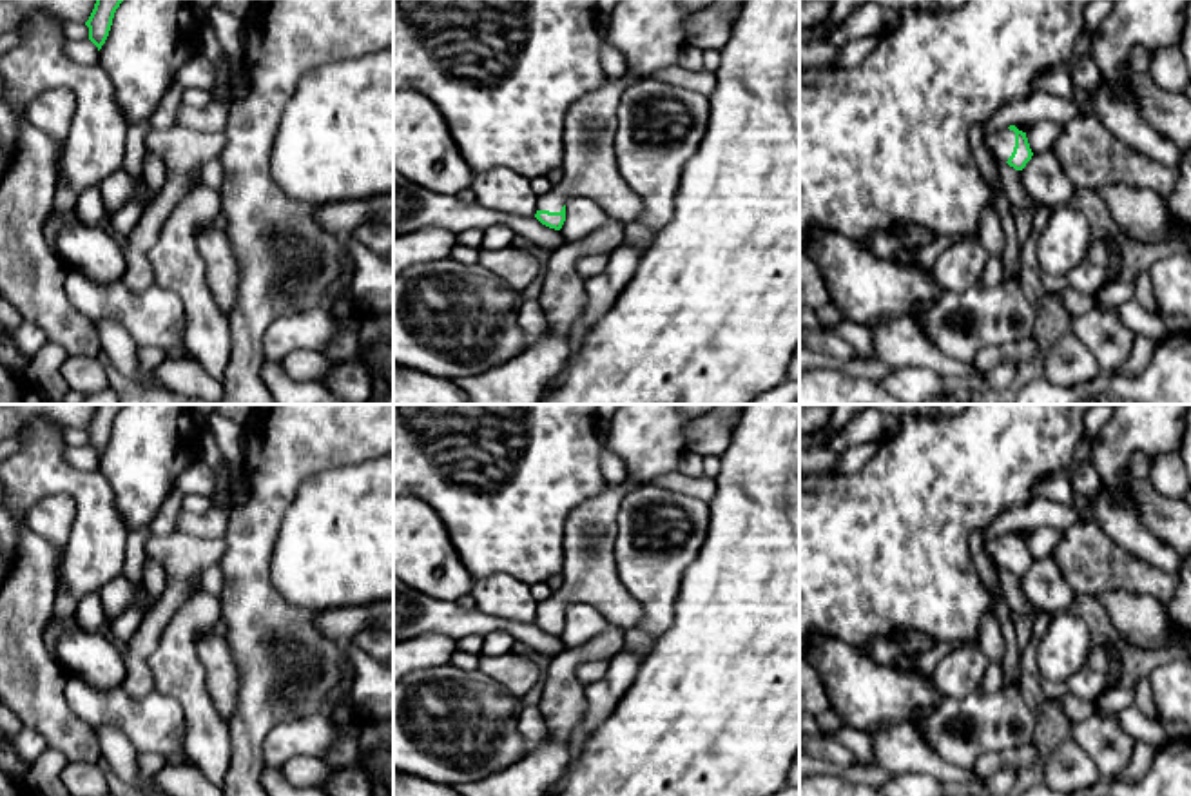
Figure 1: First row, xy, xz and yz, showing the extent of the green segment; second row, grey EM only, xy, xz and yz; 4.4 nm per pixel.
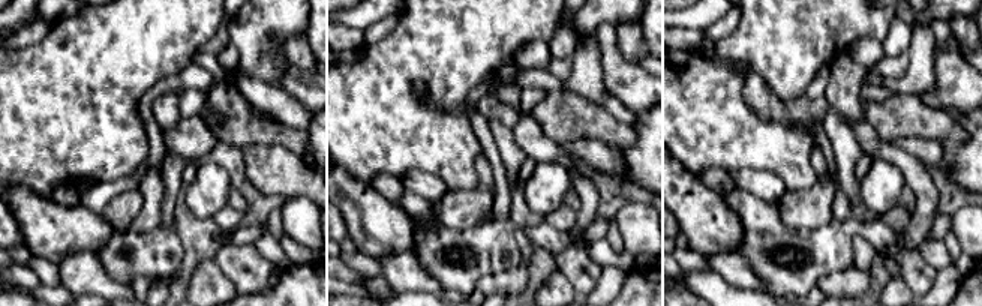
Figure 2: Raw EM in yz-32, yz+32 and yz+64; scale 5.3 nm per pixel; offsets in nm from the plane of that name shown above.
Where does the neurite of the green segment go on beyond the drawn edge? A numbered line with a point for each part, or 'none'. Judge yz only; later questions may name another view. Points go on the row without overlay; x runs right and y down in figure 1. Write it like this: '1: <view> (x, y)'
1: yz (1001, 550)

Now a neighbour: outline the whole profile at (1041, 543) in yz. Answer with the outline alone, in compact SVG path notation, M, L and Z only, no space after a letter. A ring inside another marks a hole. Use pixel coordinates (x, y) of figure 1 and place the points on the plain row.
M1037 528L1030 531L1026 544L1033 560L1050 558L1051 551L1062 537L1060 529L1055 528Z

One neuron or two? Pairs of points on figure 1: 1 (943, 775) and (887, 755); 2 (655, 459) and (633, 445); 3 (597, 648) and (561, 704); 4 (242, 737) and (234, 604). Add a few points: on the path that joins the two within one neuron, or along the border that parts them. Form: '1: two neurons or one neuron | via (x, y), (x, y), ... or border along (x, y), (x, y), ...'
1: one neuron | via (929, 762), (914, 755), (901, 755)
2: one neuron | via (649, 454), (639, 445)
3: one neuron | via (580, 655), (561, 675), (561, 688)
4: one neuron | via (256, 704), (256, 637)

